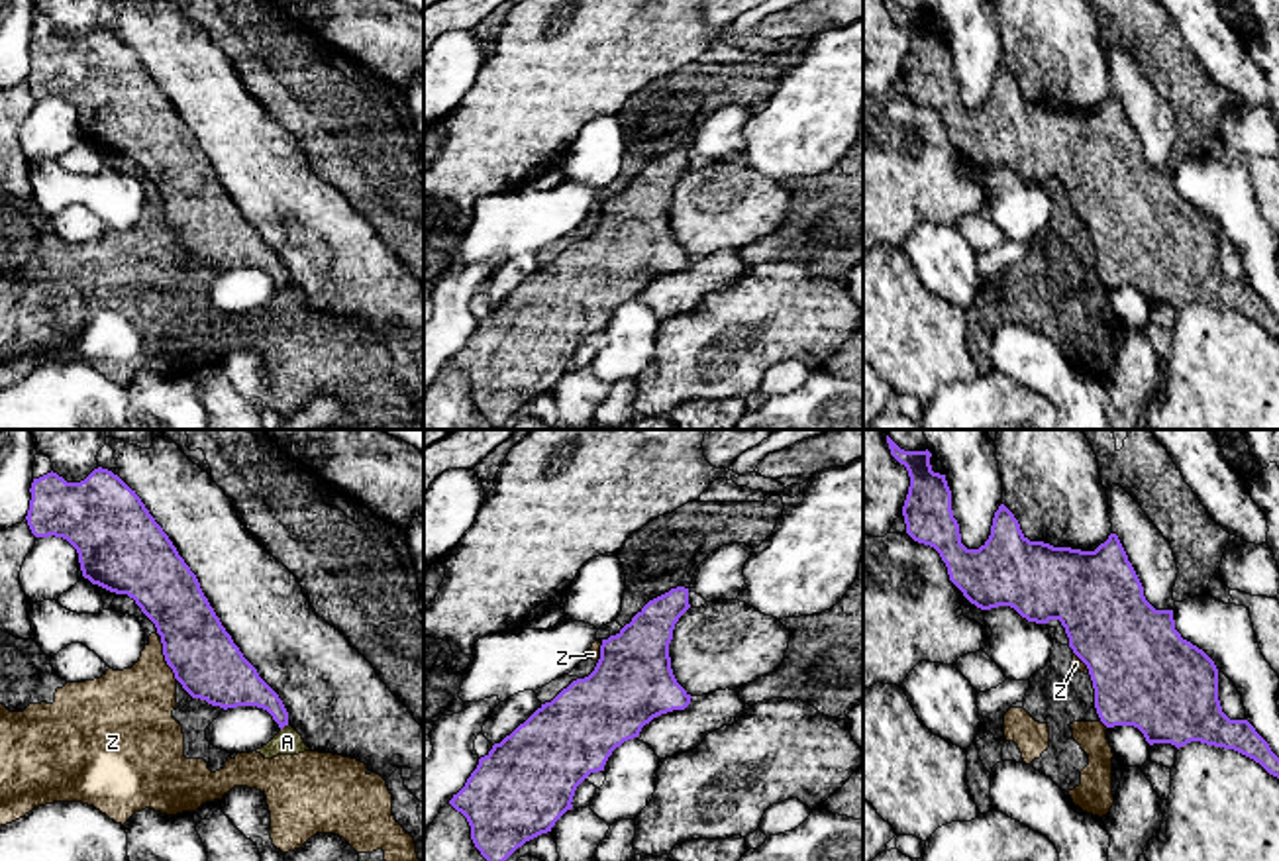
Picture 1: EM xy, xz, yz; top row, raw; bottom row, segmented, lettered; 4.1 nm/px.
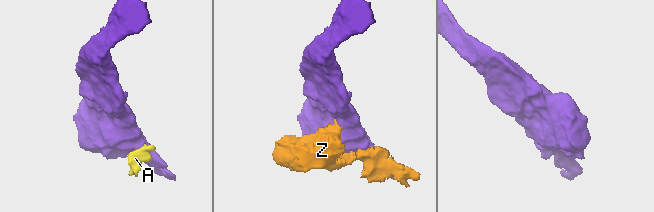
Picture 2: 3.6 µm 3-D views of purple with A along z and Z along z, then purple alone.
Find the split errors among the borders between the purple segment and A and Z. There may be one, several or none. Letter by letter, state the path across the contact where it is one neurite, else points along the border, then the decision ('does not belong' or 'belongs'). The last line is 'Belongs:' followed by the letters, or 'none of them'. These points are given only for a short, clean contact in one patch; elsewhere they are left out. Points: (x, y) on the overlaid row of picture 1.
A: border xy (287, 724), (281, 730); does not belong
Z: border xy (159, 640), (163, 659), (177, 679); does not belong
Belongs: none of them

